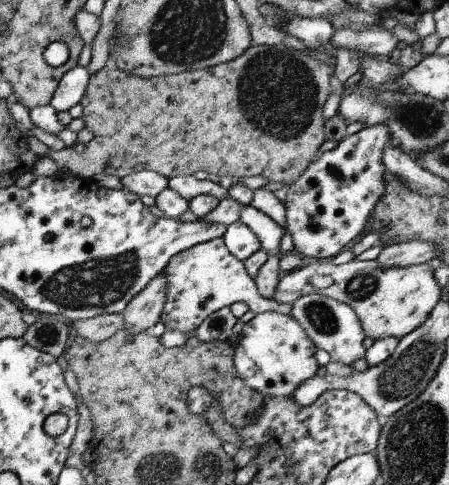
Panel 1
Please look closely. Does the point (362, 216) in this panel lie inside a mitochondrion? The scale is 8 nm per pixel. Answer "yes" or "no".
no

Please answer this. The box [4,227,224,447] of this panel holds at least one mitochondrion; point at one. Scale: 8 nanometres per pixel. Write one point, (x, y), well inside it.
(96, 284)

